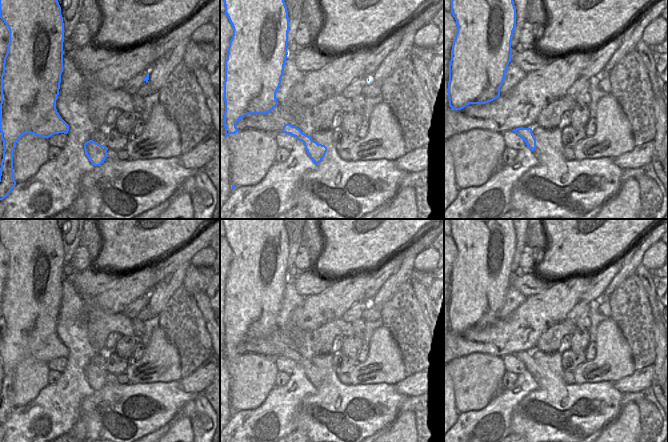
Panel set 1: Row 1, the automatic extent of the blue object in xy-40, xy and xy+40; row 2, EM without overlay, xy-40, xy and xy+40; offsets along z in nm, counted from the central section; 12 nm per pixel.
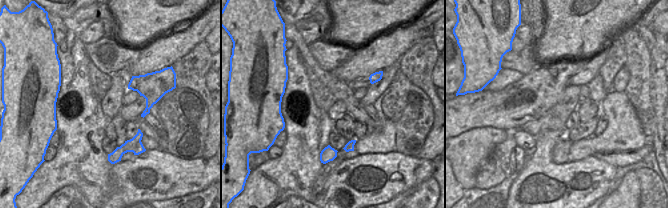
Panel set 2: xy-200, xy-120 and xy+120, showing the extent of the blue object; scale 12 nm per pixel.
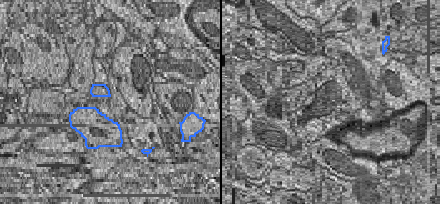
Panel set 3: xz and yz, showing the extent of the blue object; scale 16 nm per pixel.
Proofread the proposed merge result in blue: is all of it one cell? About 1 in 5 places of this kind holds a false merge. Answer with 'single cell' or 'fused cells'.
fused cells

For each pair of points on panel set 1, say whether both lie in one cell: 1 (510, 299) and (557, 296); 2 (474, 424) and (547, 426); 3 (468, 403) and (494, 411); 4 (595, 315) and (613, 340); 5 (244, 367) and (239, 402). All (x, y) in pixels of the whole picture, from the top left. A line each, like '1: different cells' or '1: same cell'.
1: different cells
2: different cells
3: different cells
4: different cells
5: same cell

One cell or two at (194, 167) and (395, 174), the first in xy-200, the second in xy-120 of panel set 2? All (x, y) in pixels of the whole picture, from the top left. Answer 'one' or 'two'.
one

